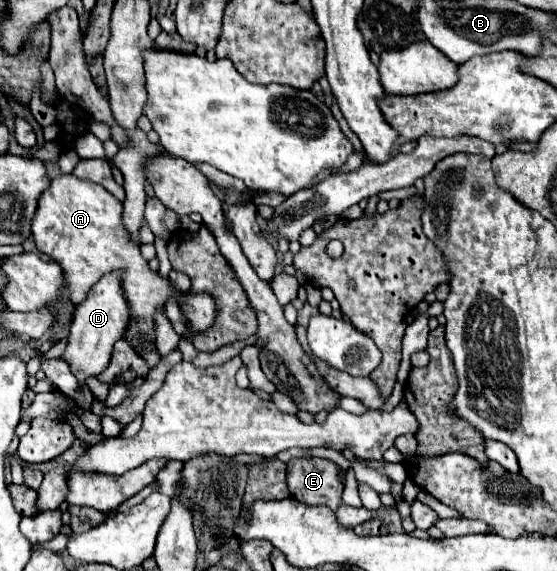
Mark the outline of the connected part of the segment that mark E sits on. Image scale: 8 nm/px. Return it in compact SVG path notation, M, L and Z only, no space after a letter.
M296 459L288 463L290 493L306 505L326 505L337 511L347 474L328 459Z

